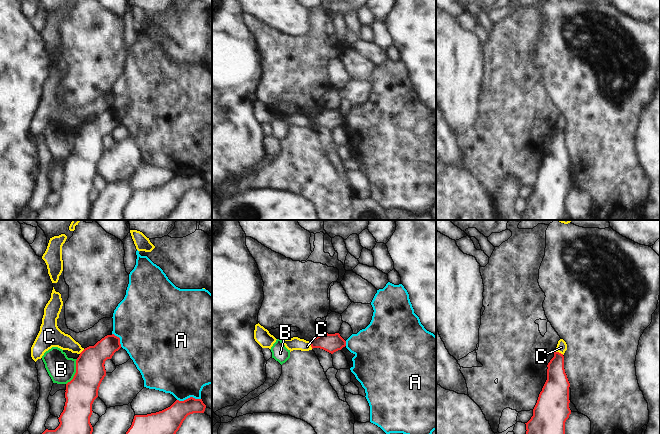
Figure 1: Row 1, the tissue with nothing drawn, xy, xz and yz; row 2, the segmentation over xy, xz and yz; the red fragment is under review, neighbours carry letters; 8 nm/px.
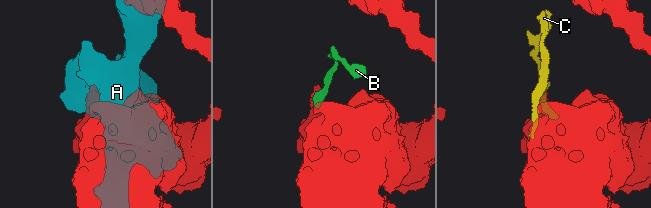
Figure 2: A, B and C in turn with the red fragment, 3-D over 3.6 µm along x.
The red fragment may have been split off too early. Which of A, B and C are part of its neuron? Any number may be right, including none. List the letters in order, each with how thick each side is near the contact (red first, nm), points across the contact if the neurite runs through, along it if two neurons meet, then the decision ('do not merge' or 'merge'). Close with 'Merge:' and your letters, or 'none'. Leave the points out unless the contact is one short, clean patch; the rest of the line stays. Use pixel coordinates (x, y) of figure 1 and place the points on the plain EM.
A: 200/460 nm | do not merge
B: 240/220 nm | along xy (77, 135), (75, 150), (66, 160) | do not merge
C: 180/80 nm | along yz (555, 126), (563, 130) | do not merge
Merge: none

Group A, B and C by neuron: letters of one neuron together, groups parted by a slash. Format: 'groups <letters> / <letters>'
groups A / B / C

